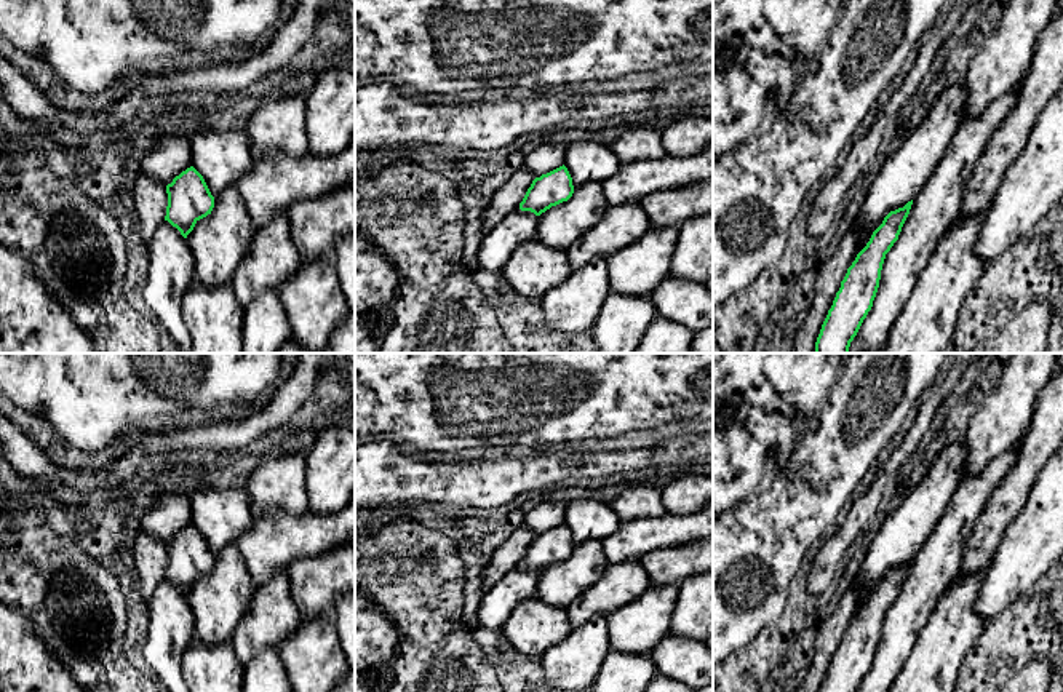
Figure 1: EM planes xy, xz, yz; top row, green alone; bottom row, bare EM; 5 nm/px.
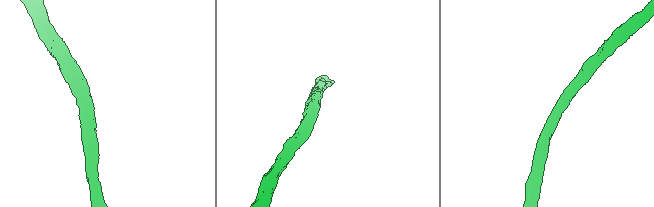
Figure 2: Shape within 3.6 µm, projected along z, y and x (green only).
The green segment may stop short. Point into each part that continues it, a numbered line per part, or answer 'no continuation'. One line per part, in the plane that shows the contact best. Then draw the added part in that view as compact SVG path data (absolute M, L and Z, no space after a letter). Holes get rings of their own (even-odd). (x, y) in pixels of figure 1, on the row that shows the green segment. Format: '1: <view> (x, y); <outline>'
no continuation

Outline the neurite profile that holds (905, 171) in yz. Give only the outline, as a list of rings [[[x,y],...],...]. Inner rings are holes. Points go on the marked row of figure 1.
[[[964,82],[940,91],[929,115],[902,142],[900,149],[887,157],[857,216],[857,254],[866,246],[884,217],[911,201],[926,184],[961,126],[965,97]]]

